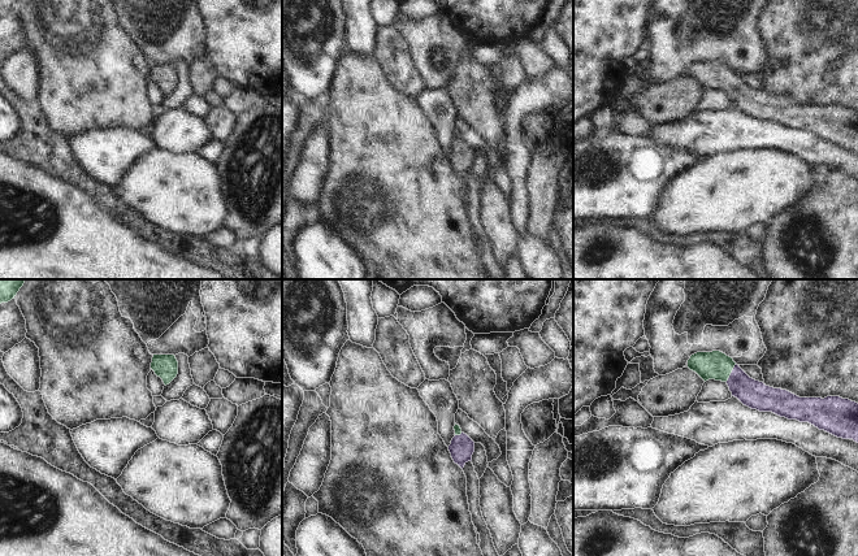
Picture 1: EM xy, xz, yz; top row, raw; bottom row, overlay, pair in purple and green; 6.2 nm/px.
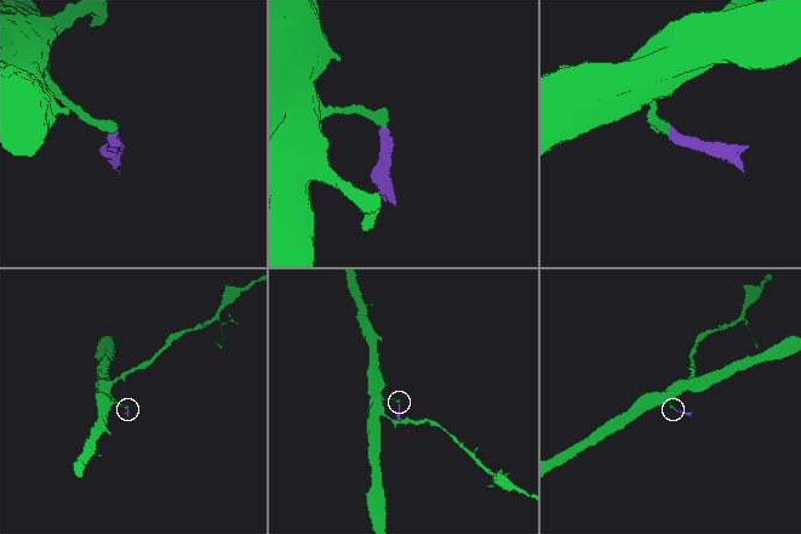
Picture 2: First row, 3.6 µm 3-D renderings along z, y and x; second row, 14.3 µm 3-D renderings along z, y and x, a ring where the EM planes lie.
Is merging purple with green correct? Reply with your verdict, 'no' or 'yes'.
yes

